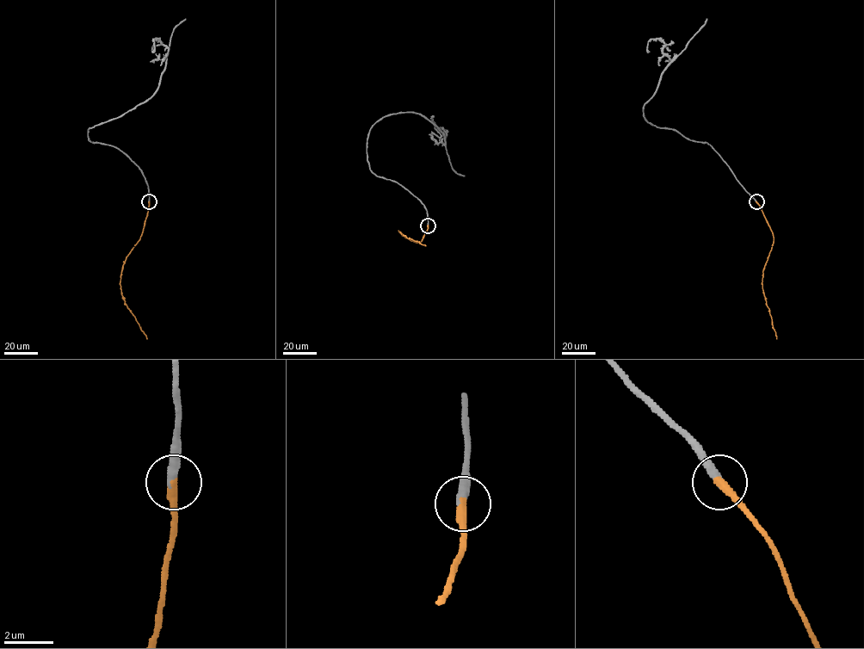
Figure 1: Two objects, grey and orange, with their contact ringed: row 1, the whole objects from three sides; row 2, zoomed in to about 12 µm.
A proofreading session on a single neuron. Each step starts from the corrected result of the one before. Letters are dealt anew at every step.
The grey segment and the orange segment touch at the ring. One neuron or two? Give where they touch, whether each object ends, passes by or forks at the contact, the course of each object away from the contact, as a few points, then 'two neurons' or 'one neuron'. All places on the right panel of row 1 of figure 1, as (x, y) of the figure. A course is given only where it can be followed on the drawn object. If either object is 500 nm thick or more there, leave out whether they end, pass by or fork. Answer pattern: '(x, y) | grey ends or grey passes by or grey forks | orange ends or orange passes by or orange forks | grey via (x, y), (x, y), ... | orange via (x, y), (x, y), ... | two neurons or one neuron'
(756, 201) | grey ends | orange ends | grey via (756, 201), (707, 143), (645, 120), (644, 105), (675, 57), (659, 39), (648, 42), (649, 51) | orange via (756, 202), (774, 237), (763, 270), (762, 284), (776, 338) | one neuron

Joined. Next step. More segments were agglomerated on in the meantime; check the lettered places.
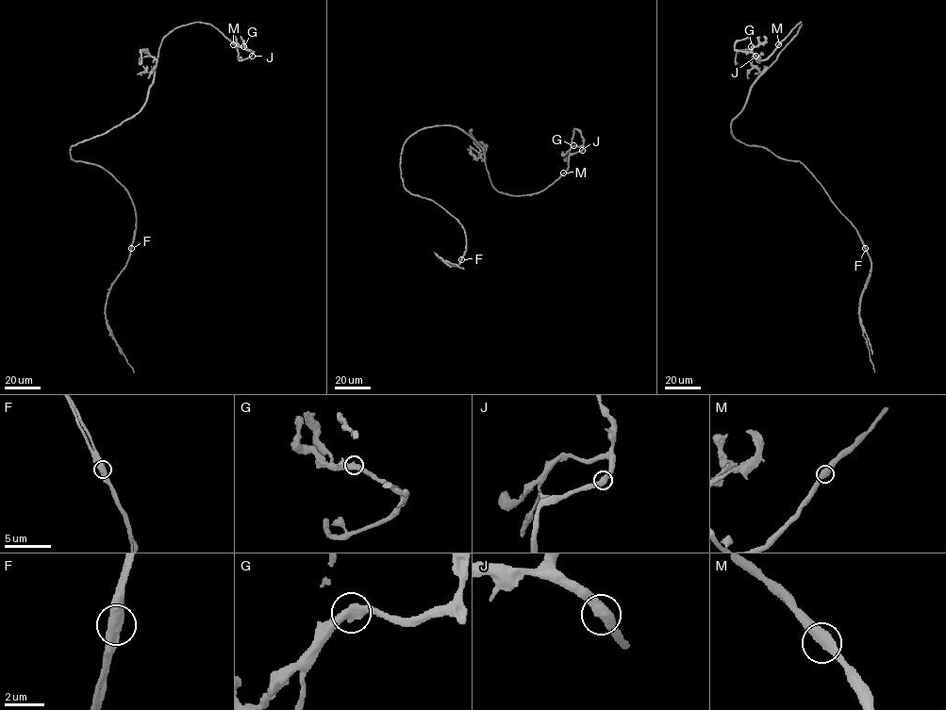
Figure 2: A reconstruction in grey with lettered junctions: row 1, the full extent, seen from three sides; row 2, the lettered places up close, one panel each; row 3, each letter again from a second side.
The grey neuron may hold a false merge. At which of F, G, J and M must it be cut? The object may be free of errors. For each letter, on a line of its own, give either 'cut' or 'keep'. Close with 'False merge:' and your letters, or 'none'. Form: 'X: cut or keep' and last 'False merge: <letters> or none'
F: cut
G: keep
J: keep
M: keep
False merge: F

